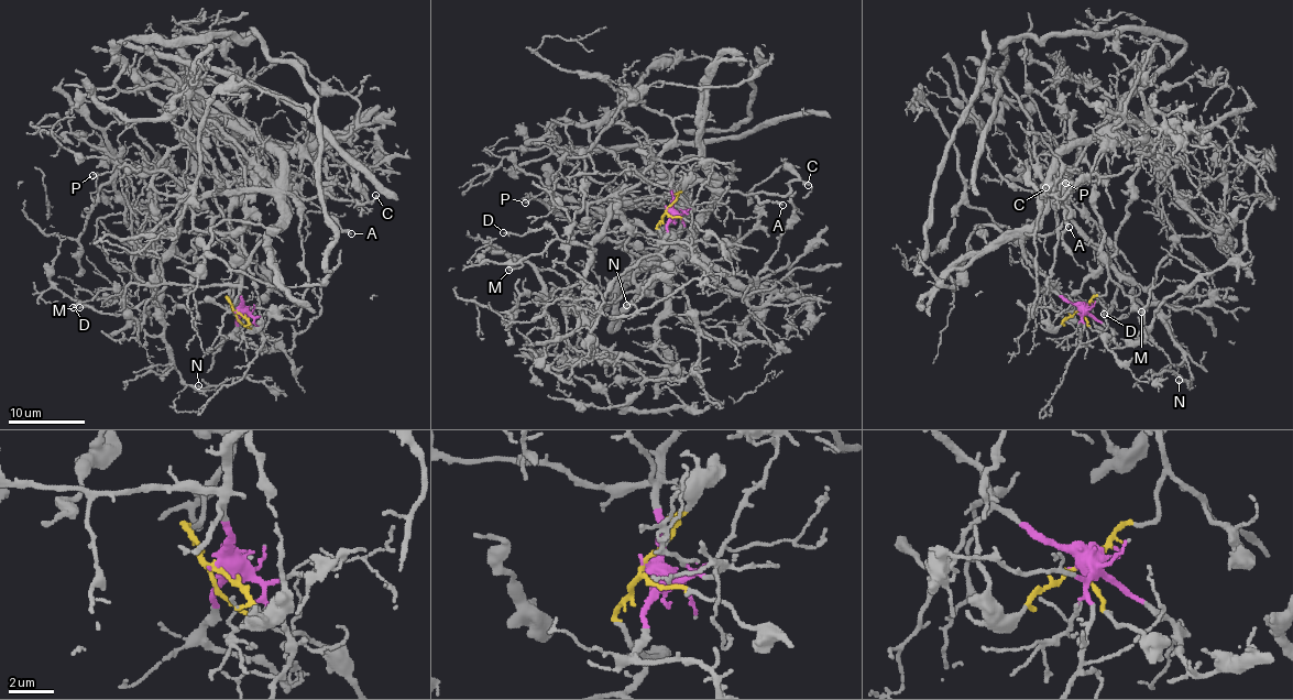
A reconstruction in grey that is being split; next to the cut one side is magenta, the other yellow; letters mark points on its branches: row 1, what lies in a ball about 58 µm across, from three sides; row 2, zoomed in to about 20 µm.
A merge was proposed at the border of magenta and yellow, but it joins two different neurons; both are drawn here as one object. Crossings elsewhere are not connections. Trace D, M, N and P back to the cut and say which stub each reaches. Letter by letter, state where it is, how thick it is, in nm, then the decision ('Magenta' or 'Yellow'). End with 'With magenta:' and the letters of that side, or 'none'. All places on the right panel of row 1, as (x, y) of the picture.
D: Place: (1104, 314). Thickness 170 nm. Magenta
M: Place: (1141, 312). Thickness 110 nm. Magenta
N: Place: (1179, 380). Thickness 130 nm. Magenta
P: Place: (1065, 183). Thickness 120 nm. Magenta
With magenta: D, M, N, P

